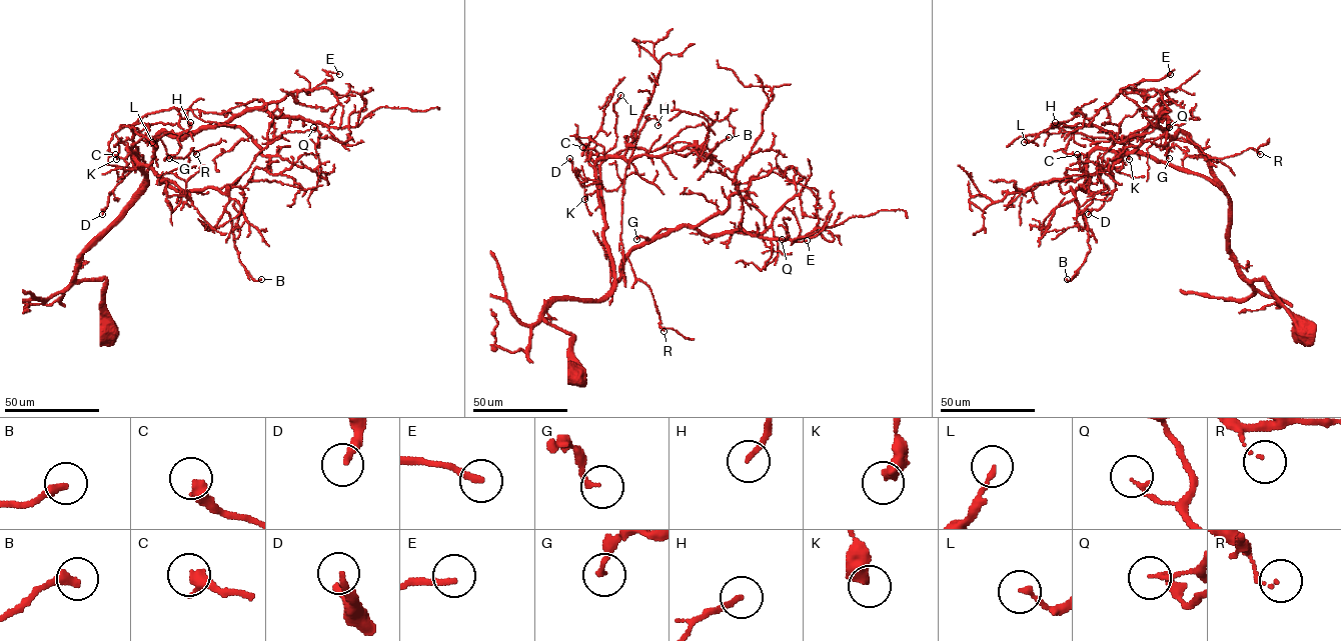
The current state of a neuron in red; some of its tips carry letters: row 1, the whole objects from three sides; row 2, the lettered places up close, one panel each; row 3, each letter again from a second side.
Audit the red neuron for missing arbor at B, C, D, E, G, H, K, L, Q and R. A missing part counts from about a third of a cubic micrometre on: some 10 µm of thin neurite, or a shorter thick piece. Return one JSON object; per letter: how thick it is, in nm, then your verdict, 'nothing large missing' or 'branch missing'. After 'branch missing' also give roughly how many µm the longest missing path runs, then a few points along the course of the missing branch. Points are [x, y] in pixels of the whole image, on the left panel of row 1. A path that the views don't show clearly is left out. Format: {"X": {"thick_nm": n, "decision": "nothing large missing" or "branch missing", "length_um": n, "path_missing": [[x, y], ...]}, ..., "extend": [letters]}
{"B": {"thick_nm": 340, "decision": "nothing large missing"}, "C": {"thick_nm": 420, "decision": "nothing large missing"}, "D": {"thick_nm": 190, "decision": "nothing large missing"}, "E": {"thick_nm": 220, "decision": "nothing large missing"}, "G": {"thick_nm": 170, "decision": "nothing large missing"}, "H": {"thick_nm": 180, "decision": "nothing large missing"}, "K": {"thick_nm": 480, "decision": "nothing large missing"}, "L": {"thick_nm": 160, "decision": "nothing large missing"}, "Q": {"thick_nm": 130, "decision": "nothing large missing"}, "R": {"thick_nm": 90, "decision": "nothing large missing"}, "extend": []}

